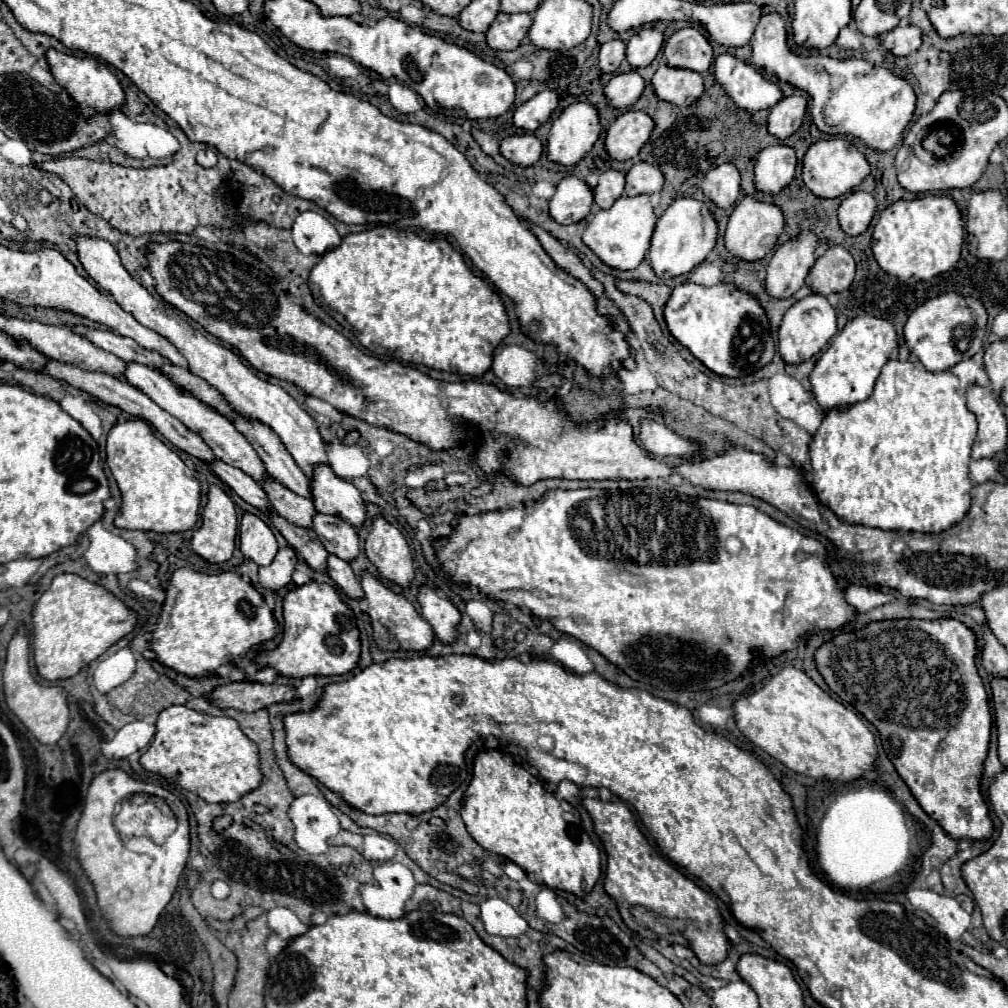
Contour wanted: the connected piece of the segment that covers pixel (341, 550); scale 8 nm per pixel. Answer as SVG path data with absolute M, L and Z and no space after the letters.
M316 514L314 522L312 522L312 530L318 534L320 542L324 544L324 548L350 562L352 558L358 556L360 552L360 538L356 534L356 530L344 522L338 516L330 516L330 514Z

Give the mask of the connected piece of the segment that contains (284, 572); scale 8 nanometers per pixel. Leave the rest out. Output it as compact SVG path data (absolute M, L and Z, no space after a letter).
M280 548L270 566L260 568L260 584L272 592L292 584L292 574L298 564L298 556L292 548Z

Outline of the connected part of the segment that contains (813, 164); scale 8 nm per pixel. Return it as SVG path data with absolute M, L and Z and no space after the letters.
M840 136L814 142L802 160L802 180L820 198L838 198L842 194L848 194L868 174L870 174L870 164L866 156L858 150L856 144Z

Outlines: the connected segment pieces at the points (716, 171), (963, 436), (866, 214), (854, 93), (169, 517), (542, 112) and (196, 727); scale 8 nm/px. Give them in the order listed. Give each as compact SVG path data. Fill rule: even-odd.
M732 162L712 168L702 184L704 194L720 208L730 208L740 194L740 172Z
M888 360L876 380L874 392L868 400L864 402L856 402L850 404L846 408L838 408L838 410L828 410L824 414L824 420L820 424L820 428L816 430L816 434L812 436L810 442L810 458L812 458L812 488L816 492L816 498L820 500L820 504L828 506L840 520L848 522L848 524L862 524L862 526L870 526L870 528L880 528L880 530L914 530L914 532L942 532L946 528L950 528L952 524L960 522L966 512L970 510L970 490L972 484L968 480L968 466L970 466L970 450L976 438L976 418L972 412L968 412L966 408L966 398L964 392L960 390L960 382L958 378L950 372L928 372L926 368L922 368L916 362L910 360Z
M852 192L842 200L838 208L838 220L848 236L858 236L866 232L870 220L874 218L874 212L876 200L870 192Z
M766 14L760 18L752 36L752 60L776 74L780 80L806 90L812 96L812 120L826 134L850 134L878 152L892 150L908 122L912 120L916 94L906 78L870 64L862 58L830 58L820 54L800 54L788 44L786 20L780 14Z
M136 418L116 424L108 432L106 462L122 492L120 516L114 518L118 528L152 530L158 534L192 530L200 518L202 488L196 472L190 470L178 452L168 448L150 428L148 422Z
M546 88L516 108L514 124L518 128L534 132L538 126L542 126L550 118L550 114L556 110L556 106L558 106L558 94L550 88Z
M170 706L160 712L156 736L142 754L140 764L154 774L198 794L208 804L238 802L262 784L258 746L226 716L208 716L186 706Z

